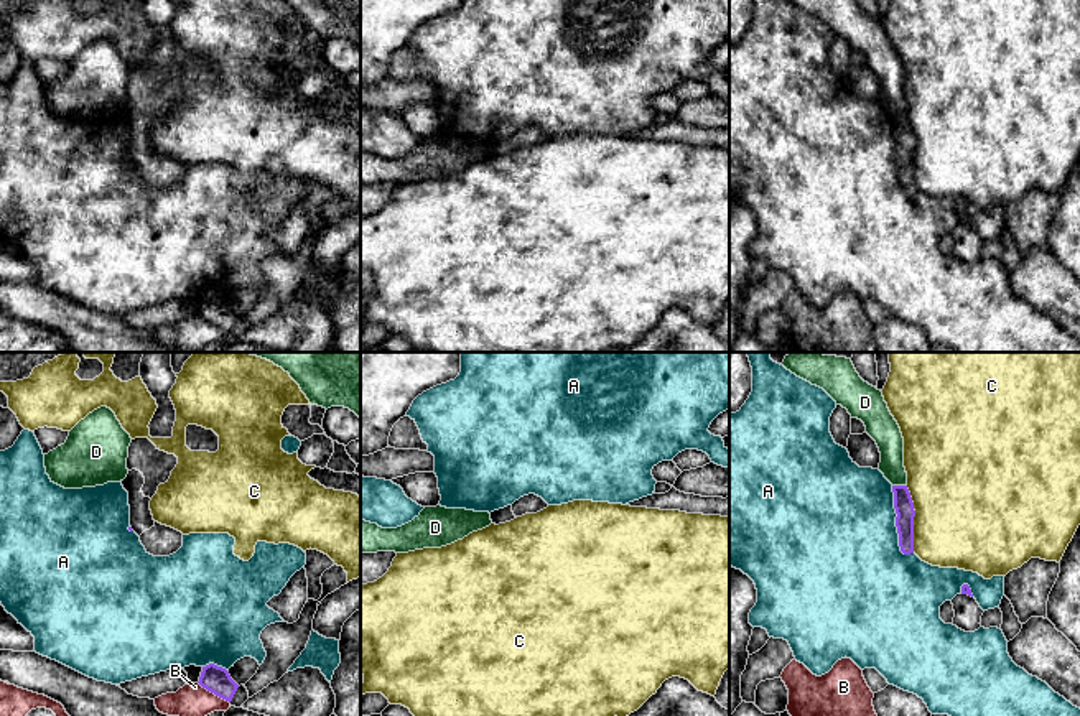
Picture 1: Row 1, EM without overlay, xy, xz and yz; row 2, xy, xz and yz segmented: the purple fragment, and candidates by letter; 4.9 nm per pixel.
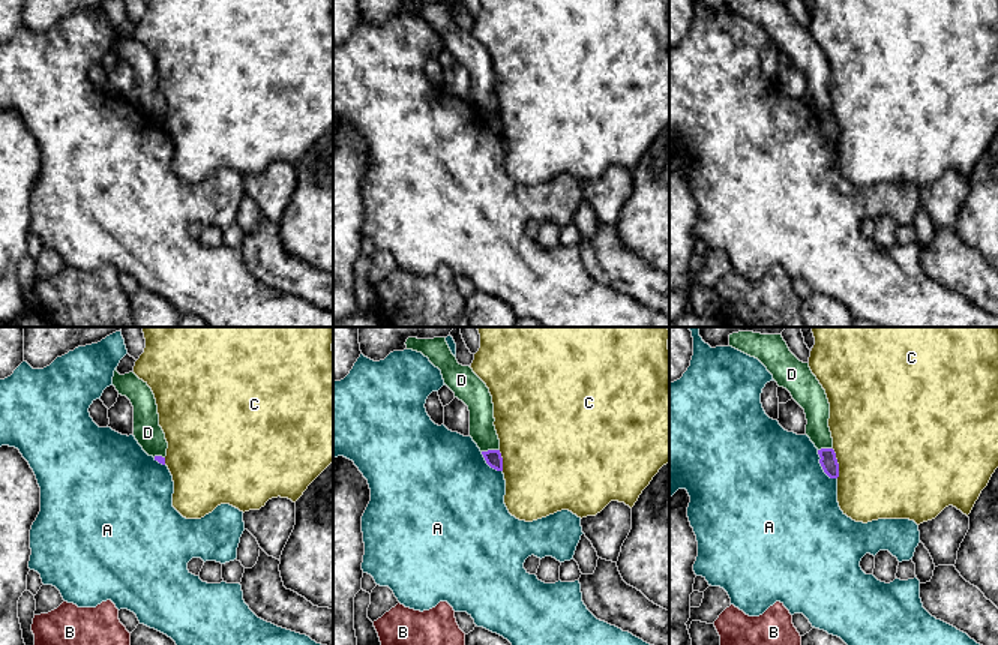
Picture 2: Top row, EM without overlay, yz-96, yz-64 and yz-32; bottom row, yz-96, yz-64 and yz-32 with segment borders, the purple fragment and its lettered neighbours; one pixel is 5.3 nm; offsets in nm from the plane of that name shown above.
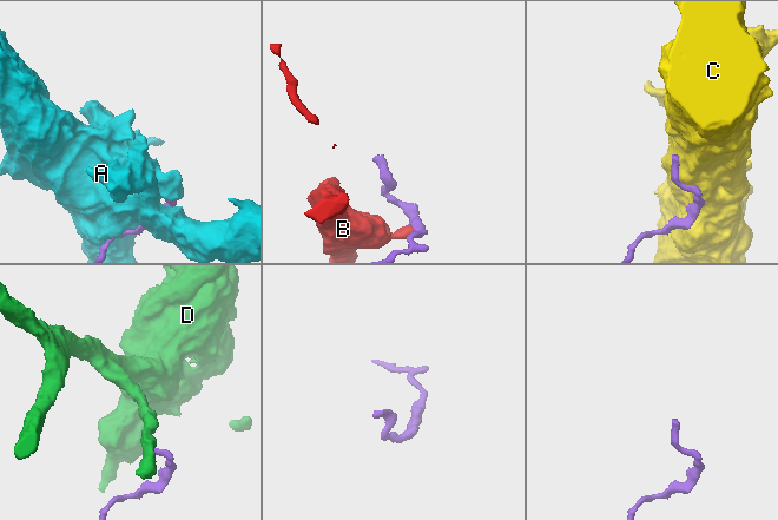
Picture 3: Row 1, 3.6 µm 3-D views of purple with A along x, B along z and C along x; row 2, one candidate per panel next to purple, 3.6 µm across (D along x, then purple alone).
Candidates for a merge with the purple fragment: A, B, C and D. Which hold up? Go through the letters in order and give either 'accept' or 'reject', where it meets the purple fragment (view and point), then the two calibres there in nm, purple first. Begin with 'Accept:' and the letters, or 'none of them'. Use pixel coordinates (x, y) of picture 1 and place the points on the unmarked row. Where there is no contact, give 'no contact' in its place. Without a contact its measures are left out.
Accept: none of them
A: reject; contact yz (896, 153); calibres 100 and 500 nm
B: reject; contact xy (214, 325); calibres 130 and 170 nm
C: reject; contact yz (912, 150); calibres 100 and 480 nm
D: reject; contact yz (899, 117); calibres 100 and 140 nm

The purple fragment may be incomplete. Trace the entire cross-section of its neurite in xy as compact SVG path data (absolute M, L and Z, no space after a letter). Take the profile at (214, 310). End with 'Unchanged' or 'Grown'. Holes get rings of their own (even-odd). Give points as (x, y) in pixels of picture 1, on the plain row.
M214 295L202 298L198 314L229 334L232 332L239 319L239 316L230 309L229 303Z. Unchanged

